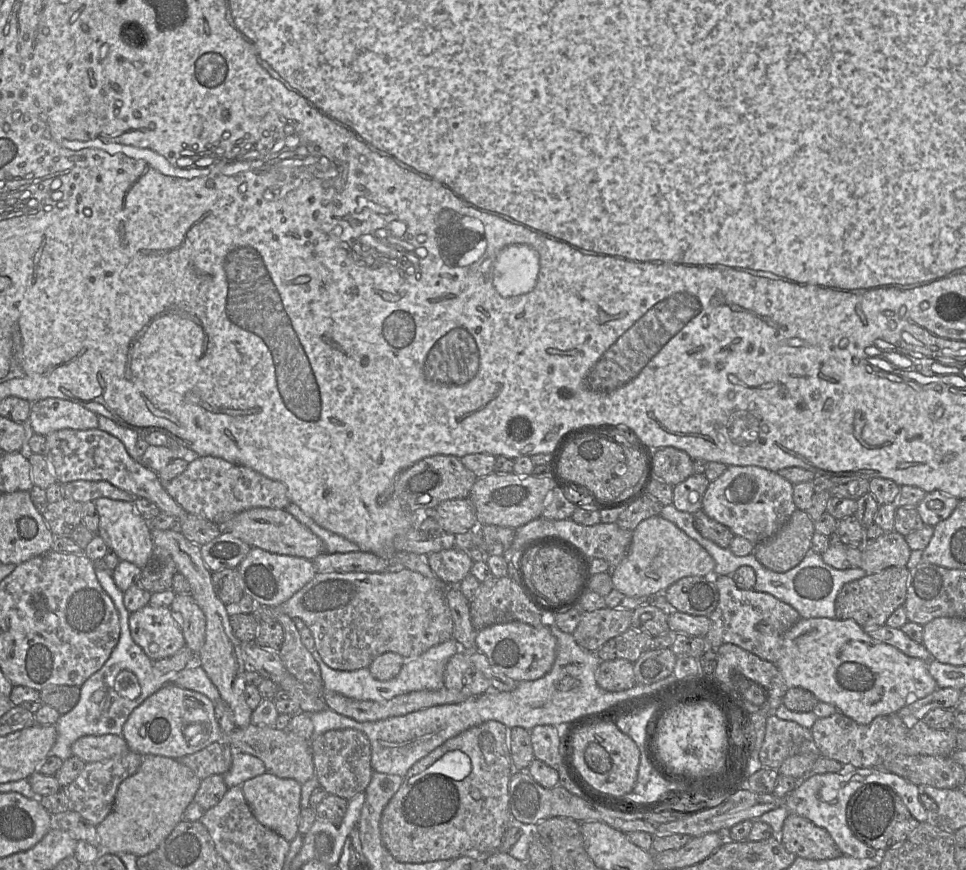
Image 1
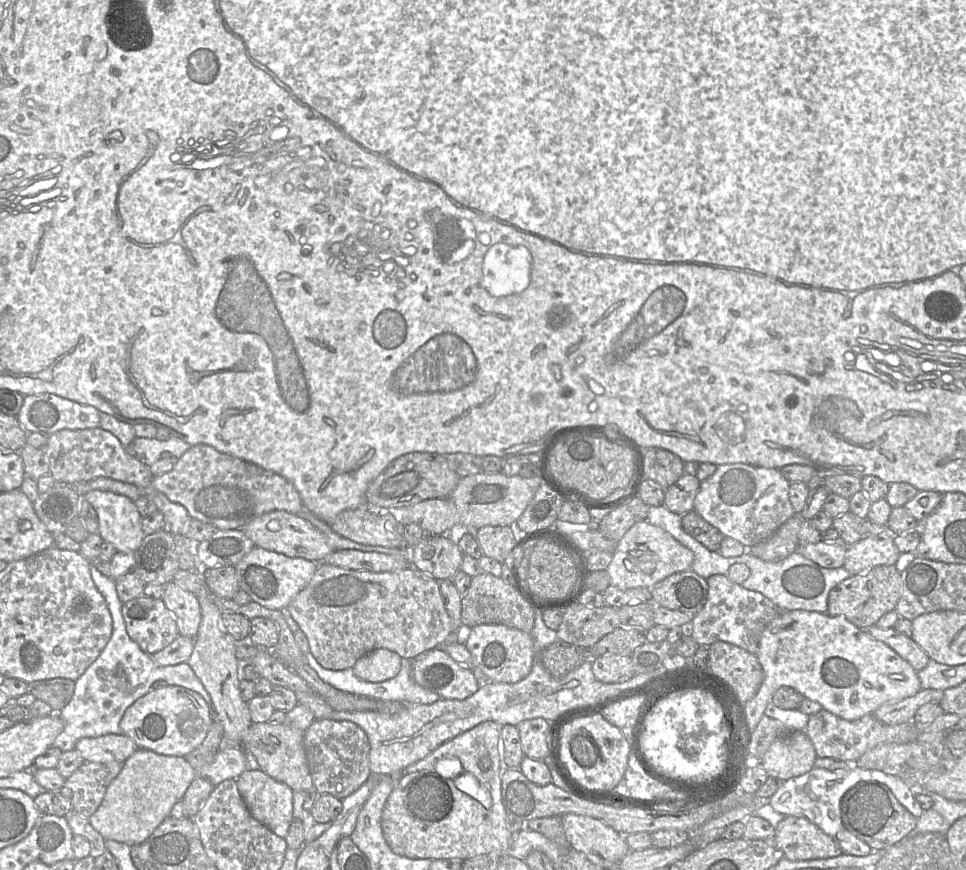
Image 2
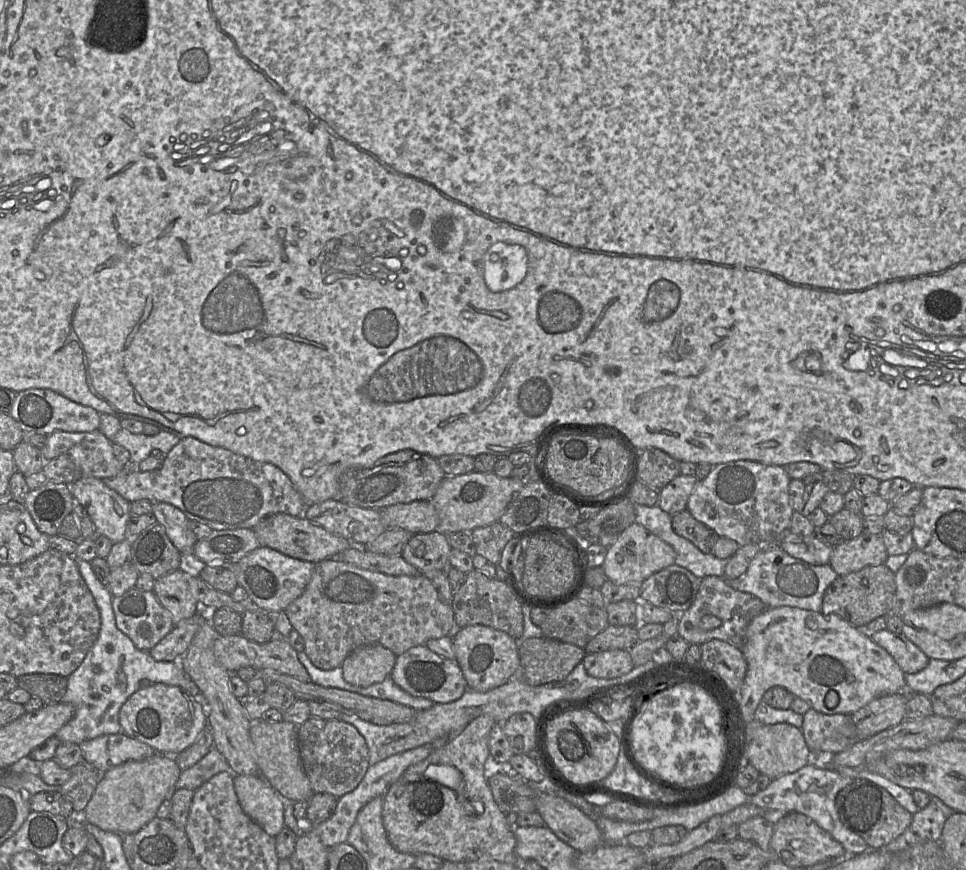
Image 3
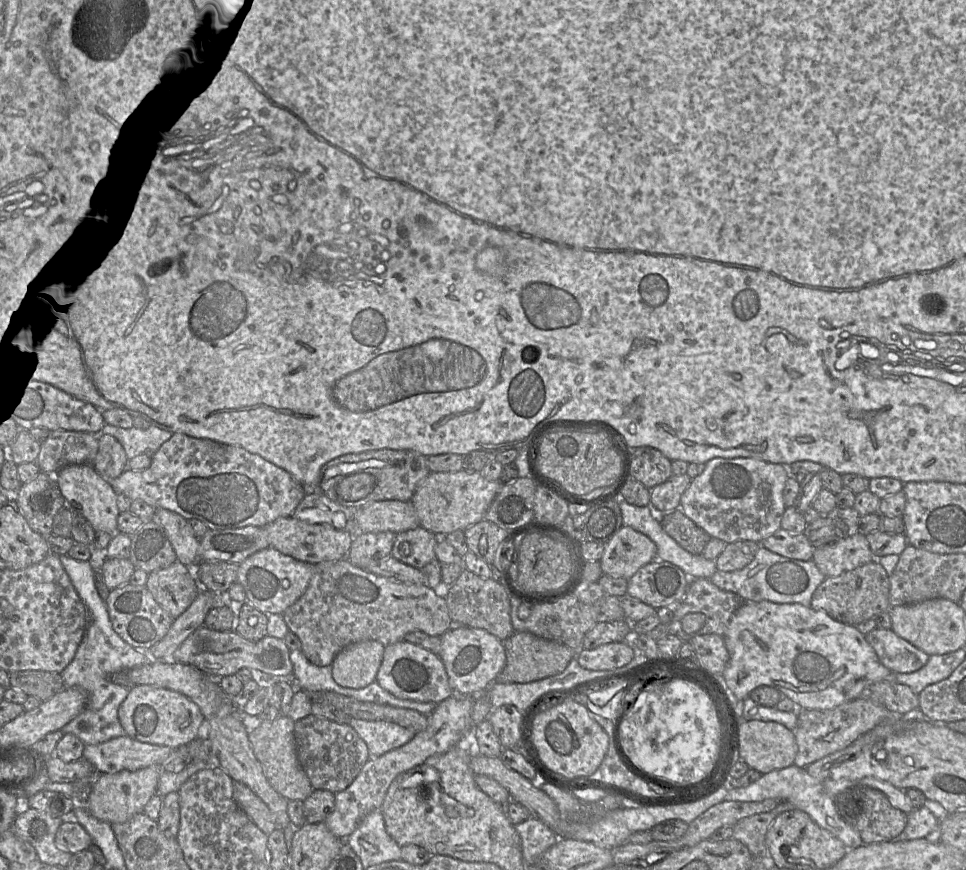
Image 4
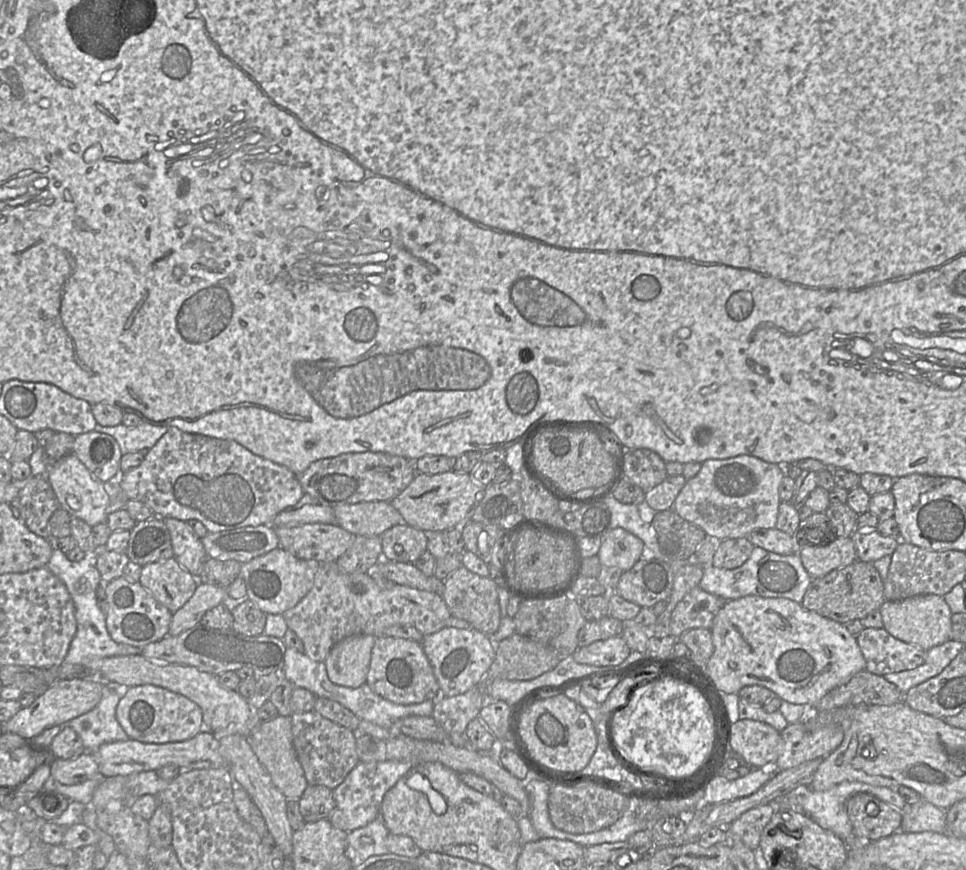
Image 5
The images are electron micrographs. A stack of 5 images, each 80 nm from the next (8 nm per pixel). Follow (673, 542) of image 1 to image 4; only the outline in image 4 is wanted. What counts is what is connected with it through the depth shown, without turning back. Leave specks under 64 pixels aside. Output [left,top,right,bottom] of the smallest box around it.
[600,526,656,579]

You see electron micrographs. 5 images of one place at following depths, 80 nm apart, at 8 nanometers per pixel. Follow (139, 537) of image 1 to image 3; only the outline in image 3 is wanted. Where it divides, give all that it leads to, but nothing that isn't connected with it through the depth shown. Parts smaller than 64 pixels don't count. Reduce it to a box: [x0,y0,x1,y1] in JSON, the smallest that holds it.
[70,477,130,543]

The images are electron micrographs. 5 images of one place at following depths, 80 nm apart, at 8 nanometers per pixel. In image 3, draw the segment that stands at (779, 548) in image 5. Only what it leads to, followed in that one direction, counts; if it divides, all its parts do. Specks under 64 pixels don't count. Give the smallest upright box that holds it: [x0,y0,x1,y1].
[779,533,832,565]

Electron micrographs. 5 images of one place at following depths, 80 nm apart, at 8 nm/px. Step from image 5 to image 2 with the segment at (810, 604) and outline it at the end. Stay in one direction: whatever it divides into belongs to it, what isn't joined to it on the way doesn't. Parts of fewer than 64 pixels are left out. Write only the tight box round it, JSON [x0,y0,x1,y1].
[827,565,901,629]

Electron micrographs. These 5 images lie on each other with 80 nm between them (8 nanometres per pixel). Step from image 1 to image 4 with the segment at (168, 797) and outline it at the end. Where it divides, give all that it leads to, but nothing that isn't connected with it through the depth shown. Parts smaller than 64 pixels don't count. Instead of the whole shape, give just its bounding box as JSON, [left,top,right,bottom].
[86,765,161,823]

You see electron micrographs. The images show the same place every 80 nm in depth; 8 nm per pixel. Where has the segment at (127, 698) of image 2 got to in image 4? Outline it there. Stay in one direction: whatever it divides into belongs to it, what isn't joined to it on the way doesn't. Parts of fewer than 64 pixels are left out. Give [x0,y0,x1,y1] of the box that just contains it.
[59,546,161,745]

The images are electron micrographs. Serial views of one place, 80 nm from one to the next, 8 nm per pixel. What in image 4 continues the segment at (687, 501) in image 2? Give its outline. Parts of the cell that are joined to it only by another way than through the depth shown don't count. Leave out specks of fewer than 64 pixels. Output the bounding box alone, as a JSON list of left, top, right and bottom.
[650,475,691,514]

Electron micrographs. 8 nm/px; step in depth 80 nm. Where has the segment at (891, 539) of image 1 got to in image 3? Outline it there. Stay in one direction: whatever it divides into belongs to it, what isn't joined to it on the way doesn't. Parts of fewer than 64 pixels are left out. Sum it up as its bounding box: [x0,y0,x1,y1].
[829,533,888,575]

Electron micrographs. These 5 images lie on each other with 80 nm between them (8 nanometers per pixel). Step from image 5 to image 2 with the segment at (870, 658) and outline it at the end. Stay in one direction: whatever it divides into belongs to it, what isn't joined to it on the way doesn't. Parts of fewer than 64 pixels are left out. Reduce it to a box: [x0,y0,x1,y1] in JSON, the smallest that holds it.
[866,625,929,671]

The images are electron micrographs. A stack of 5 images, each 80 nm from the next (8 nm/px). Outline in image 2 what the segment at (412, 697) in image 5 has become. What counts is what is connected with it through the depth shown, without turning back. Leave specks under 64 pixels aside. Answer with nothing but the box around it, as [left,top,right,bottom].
[411,647,481,699]

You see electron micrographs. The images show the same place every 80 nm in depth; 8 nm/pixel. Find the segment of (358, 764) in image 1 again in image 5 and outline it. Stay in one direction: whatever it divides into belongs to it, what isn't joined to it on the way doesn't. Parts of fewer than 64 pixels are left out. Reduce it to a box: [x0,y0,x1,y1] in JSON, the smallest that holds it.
[291,710,360,790]

